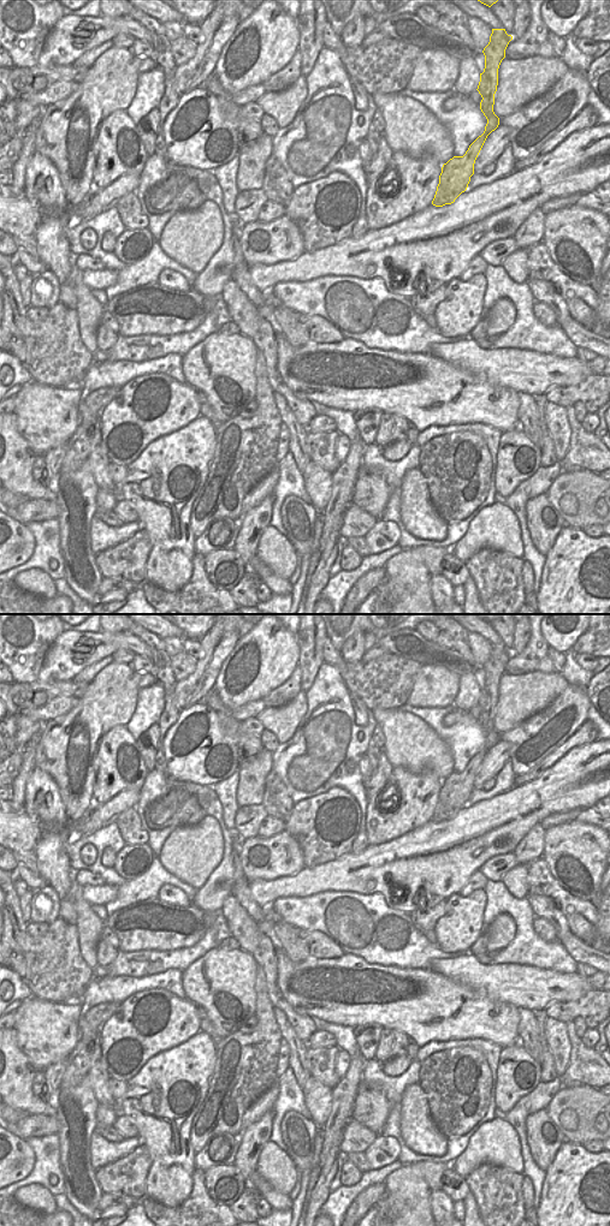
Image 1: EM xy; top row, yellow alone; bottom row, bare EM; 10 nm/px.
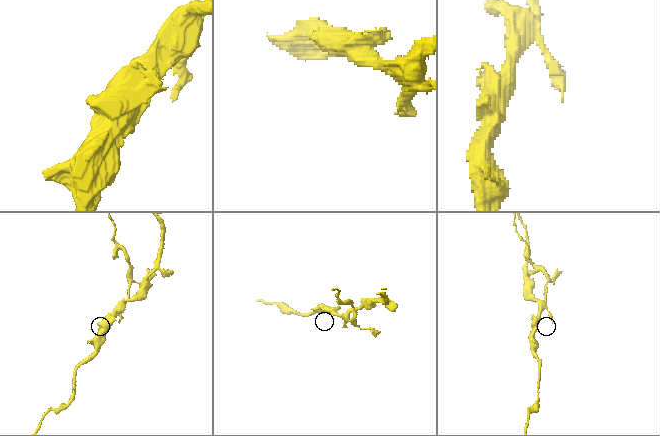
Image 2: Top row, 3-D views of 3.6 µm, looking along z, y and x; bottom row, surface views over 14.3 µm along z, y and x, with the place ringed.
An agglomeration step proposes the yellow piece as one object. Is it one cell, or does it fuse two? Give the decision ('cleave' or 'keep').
cleave

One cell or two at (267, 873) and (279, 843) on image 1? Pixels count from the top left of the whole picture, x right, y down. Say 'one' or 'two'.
one

